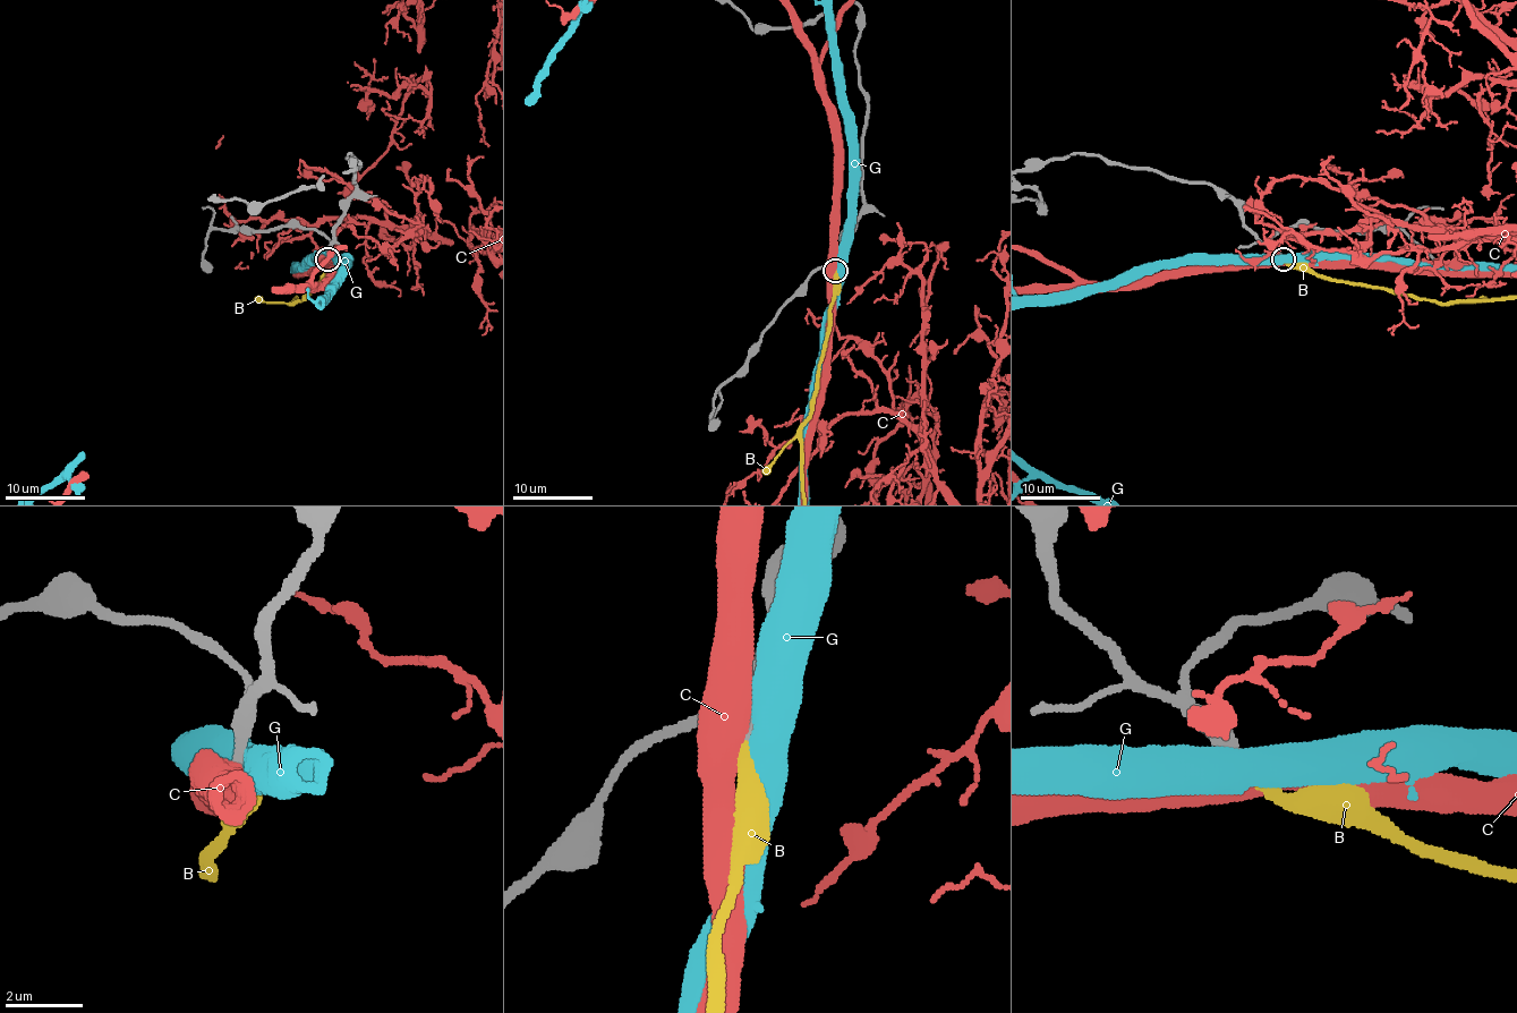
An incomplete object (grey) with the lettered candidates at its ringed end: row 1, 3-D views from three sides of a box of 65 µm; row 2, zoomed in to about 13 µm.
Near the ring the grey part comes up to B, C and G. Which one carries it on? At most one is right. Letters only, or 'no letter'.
B

